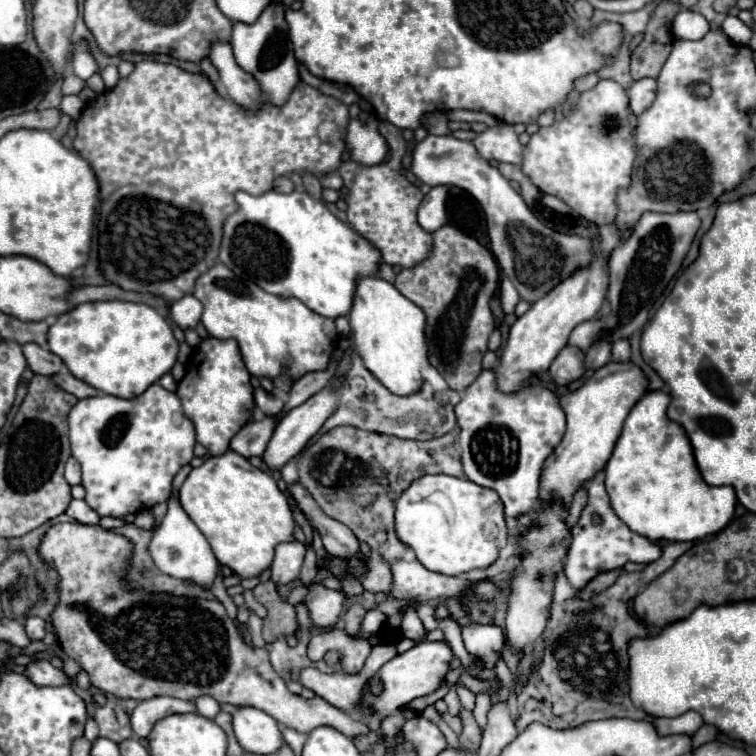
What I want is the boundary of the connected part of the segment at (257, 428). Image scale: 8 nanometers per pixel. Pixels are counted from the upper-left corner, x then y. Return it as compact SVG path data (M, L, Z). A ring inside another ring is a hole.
M264 416L262 420L258 422L252 422L252 424L246 424L232 440L230 440L230 450L238 452L240 456L244 458L250 458L250 456L260 456L264 450L266 450L266 444L274 432L274 424L276 420L274 418L268 418Z

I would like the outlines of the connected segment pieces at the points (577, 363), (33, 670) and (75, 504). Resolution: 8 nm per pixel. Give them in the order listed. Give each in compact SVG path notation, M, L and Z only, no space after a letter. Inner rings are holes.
M564 346L548 372L556 384L568 386L572 380L578 380L584 374L584 354L578 348ZM558 368L564 368L564 372L558 372Z
M34 660L26 666L26 678L36 686L60 686L68 682L68 676L54 668L48 660Z
M72 500L68 506L68 514L74 520L86 522L86 524L98 524L98 520L100 520L100 516L84 500Z

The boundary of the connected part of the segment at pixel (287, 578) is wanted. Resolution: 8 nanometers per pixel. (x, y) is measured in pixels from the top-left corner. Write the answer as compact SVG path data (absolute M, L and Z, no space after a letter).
M296 538L286 544L278 544L274 562L270 566L272 580L276 584L288 584L296 580L304 562L304 554L306 554L306 546L300 544Z

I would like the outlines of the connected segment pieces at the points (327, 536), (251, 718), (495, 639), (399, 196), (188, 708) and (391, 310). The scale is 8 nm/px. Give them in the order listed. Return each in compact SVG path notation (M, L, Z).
M298 482L290 484L288 492L292 494L300 512L306 516L308 524L320 534L322 544L328 554L340 556L340 558L350 558L358 552L358 538L350 532L350 528L336 522L334 518L328 518L320 510L320 506L316 506L316 502L312 502L312 494L308 494L308 490L304 490L304 486L300 486Z
M240 706L232 714L232 726L238 744L246 752L272 754L284 744L278 722L260 708Z
M470 624L462 628L462 638L466 650L478 658L484 668L494 670L498 660L502 658L502 650L506 646L506 636L498 626L480 626Z
M392 126L392 134L396 134L396 144L392 144L392 158L388 162L378 166L364 166L356 160L346 160L340 164L338 172L348 190L348 224L380 250L386 264L410 268L428 256L432 248L432 234L424 232L416 222L416 210L424 194L400 174L400 160L404 156L406 140L402 138L402 130L396 126Z
M158 696L158 698L144 700L134 708L134 712L130 716L132 730L136 736L148 738L148 734L152 732L152 726L158 720L162 720L164 716L170 716L170 714L180 714L180 712L196 712L196 708L192 702L170 698L170 696Z
M360 276L356 280L356 292L352 310L348 314L352 340L344 338L342 348L354 346L356 354L364 360L364 366L394 394L406 396L414 394L422 376L420 370L428 368L426 356L426 338L424 338L424 312L404 298L394 284L378 278L378 276Z

